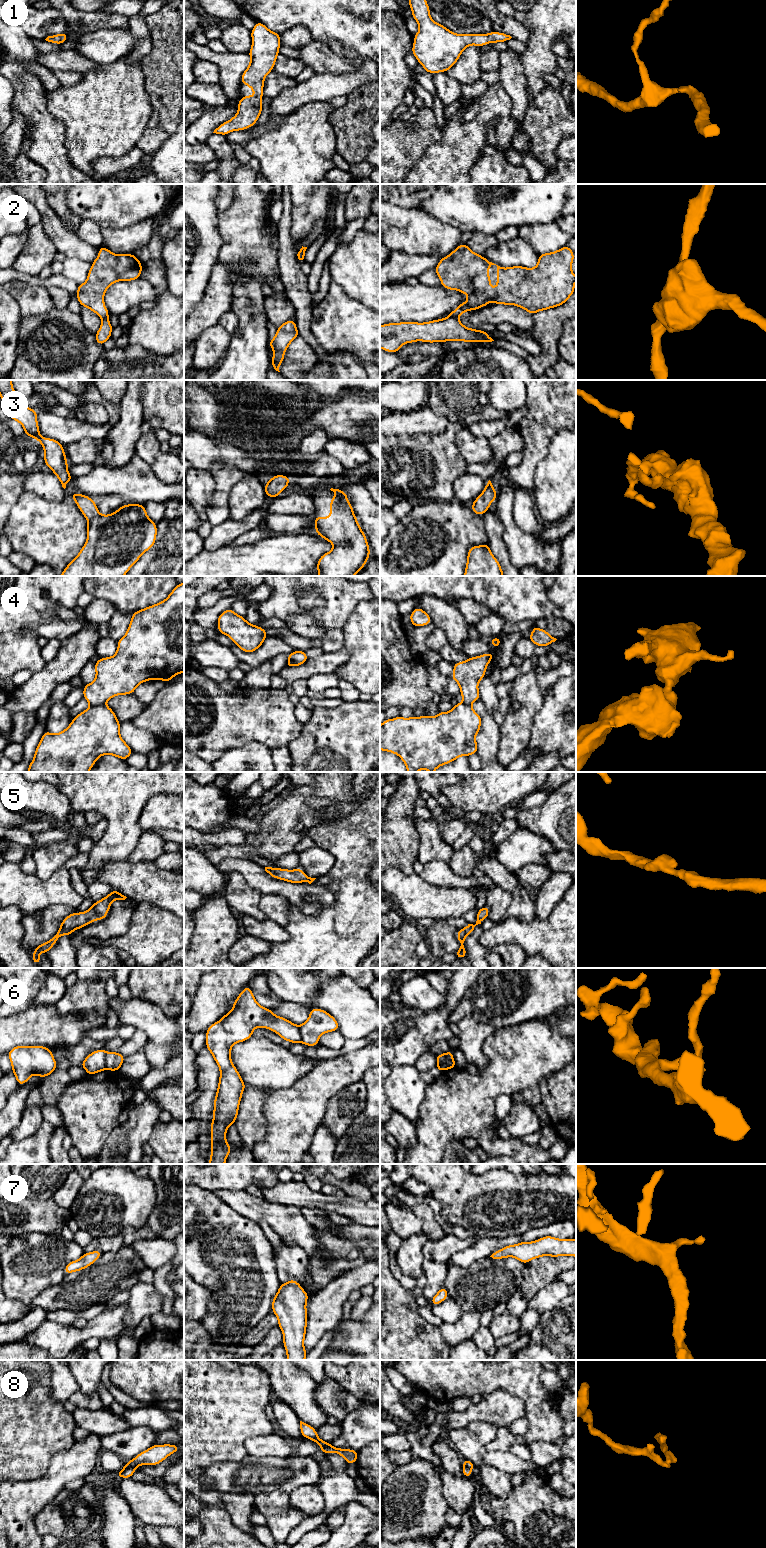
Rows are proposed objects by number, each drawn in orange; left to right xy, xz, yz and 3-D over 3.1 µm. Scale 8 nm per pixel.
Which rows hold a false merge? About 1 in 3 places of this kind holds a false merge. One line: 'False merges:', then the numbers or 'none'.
False merges: 2, 4, 6, 8

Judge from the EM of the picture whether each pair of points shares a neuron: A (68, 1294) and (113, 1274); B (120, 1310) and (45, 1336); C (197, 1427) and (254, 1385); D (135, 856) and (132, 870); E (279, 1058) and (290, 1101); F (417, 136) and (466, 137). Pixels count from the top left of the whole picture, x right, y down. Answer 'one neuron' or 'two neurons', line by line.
A: one neuron
B: one neuron
C: one neuron
D: two neurons
E: two neurons
F: two neurons

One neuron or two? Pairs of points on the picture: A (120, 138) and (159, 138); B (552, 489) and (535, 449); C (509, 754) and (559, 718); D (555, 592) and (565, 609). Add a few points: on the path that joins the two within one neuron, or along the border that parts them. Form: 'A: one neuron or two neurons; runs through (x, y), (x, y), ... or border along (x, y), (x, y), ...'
A: two neurons; border along (147, 127), (135, 146)
B: two neurons; border along (550, 439), (548, 452), (537, 465), (535, 484)
C: two neurons; border along (535, 715), (530, 730), (530, 742), (527, 746)
D: one neuron; runs through (559, 596), (565, 602), (565, 605)

